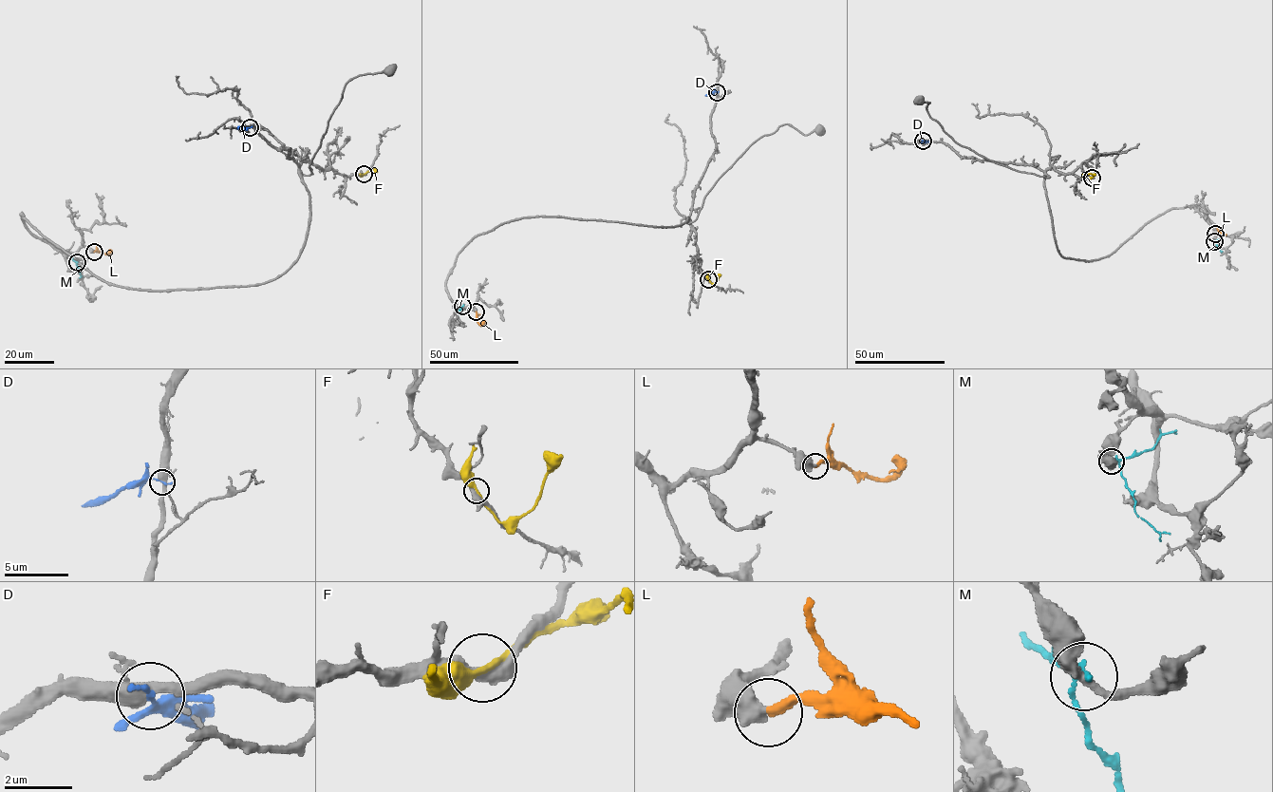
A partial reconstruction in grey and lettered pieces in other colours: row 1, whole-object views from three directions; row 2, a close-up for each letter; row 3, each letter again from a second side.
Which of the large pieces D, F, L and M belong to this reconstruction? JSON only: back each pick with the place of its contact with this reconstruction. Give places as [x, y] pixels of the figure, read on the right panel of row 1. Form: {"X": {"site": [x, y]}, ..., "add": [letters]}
{"L": {"site": [1215, 234]}, "add": ["L"]}

